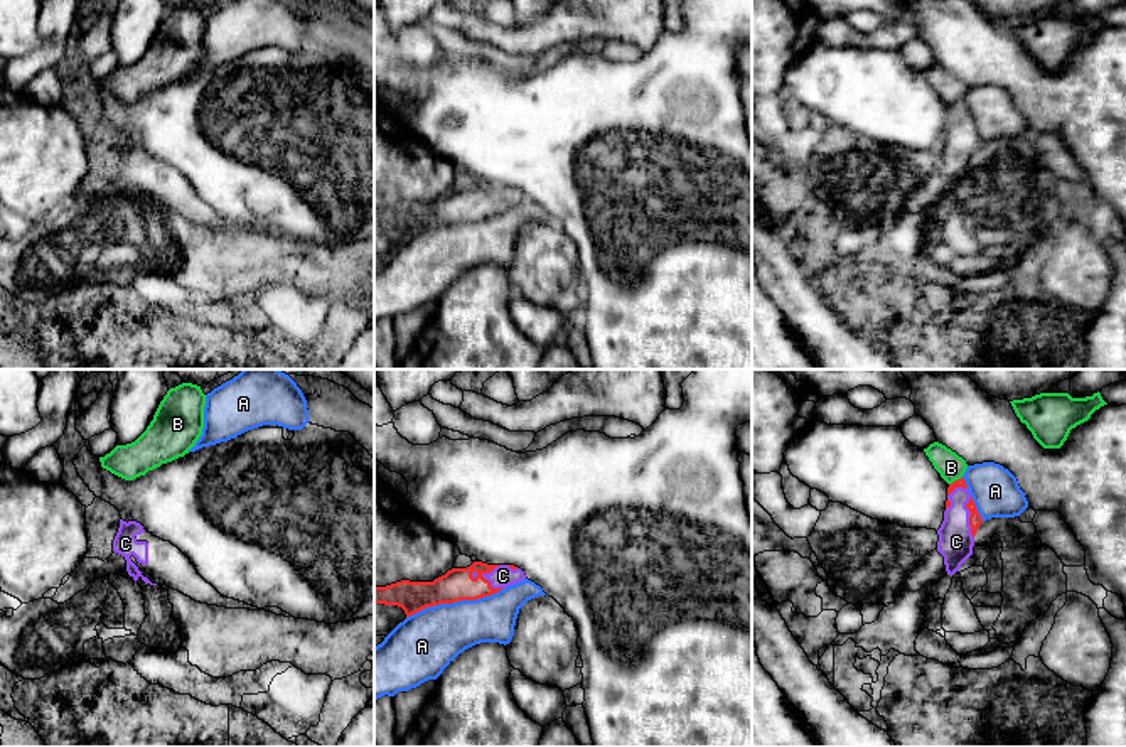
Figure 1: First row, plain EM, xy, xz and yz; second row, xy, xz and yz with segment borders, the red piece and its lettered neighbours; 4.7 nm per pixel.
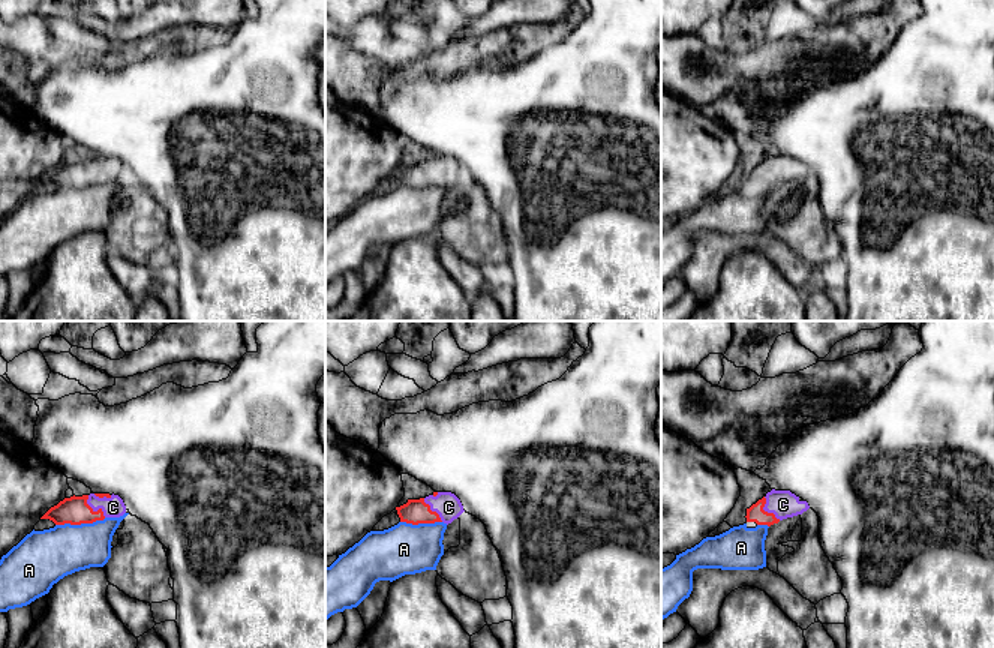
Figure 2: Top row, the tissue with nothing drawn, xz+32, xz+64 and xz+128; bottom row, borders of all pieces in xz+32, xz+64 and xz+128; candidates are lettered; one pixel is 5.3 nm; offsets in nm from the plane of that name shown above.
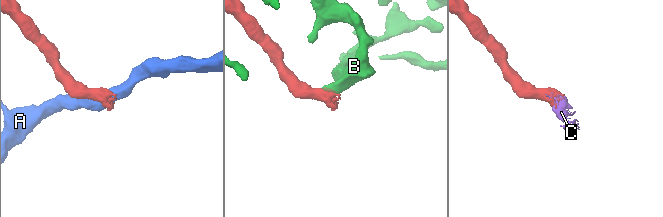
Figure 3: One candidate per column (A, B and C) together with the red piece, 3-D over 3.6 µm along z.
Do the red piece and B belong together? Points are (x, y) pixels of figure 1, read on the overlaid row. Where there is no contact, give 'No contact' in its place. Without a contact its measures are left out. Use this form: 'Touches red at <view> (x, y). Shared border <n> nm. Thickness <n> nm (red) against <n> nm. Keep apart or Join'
Touches red at yz (954, 481). Shared border 80 nm. Thickness 50 nm (red) against 130 nm. Keep apart

